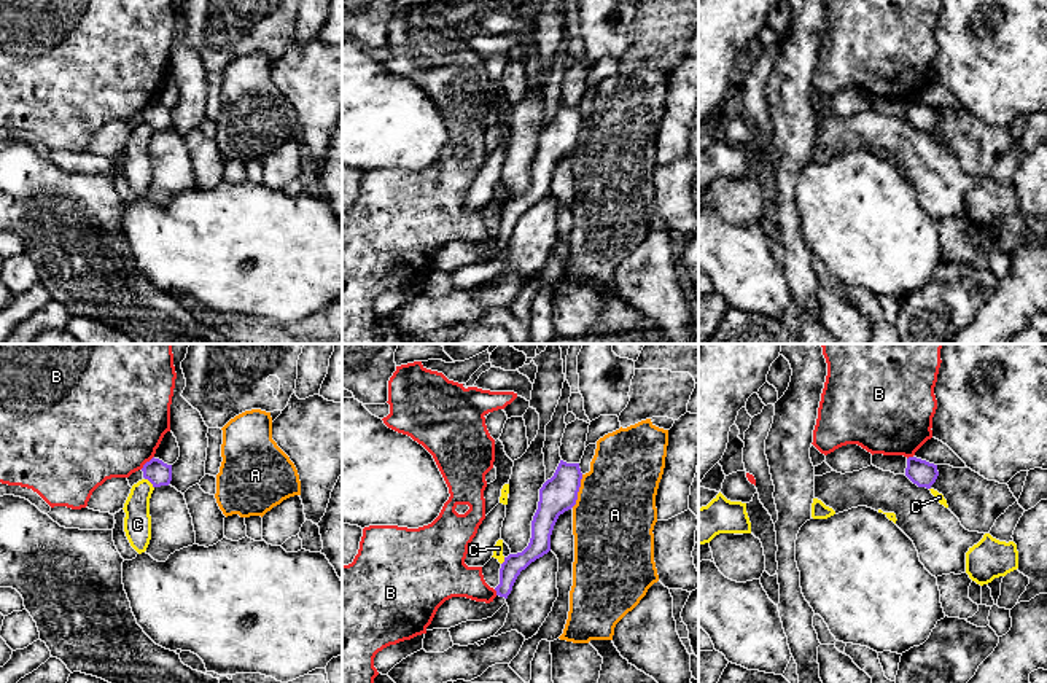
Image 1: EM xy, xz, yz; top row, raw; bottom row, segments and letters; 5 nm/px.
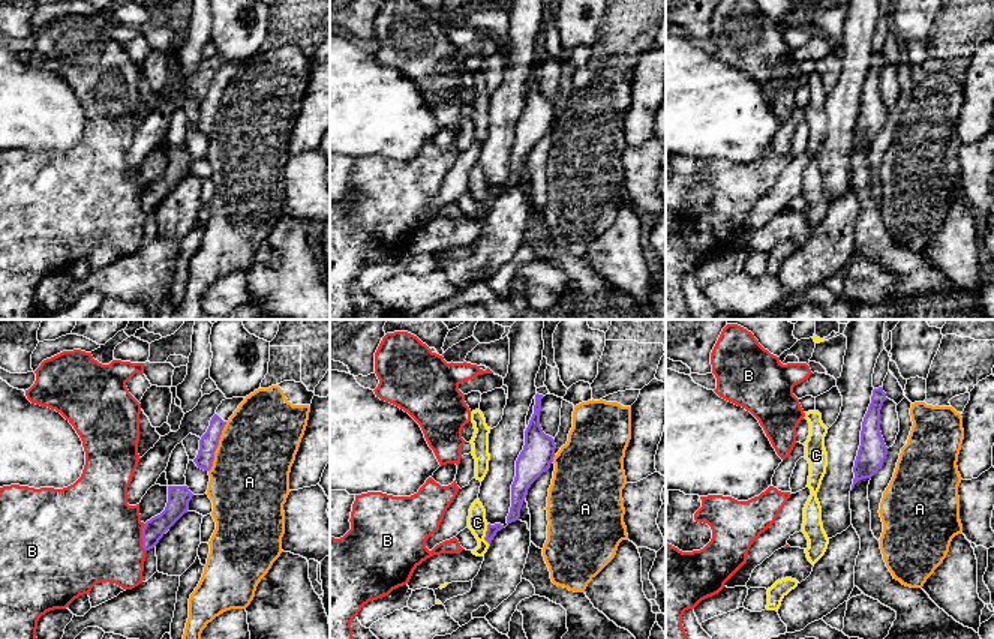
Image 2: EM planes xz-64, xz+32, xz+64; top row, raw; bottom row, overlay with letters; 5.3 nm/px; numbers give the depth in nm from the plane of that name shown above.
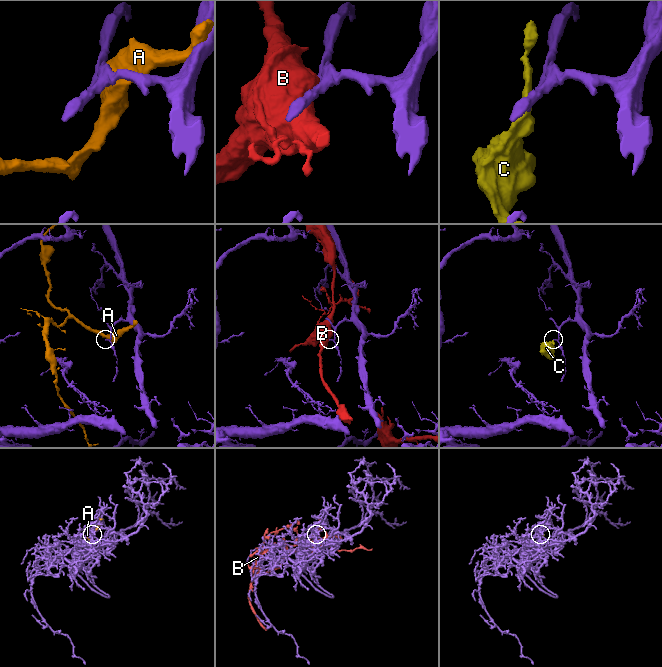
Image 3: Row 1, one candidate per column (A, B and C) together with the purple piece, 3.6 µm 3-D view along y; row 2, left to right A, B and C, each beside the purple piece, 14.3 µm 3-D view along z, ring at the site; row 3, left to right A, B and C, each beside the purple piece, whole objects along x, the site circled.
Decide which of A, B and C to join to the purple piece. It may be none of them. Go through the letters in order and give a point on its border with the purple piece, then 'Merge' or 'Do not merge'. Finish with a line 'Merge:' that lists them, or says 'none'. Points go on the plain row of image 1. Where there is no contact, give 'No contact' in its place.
A: Touches purple at xz (578, 134). Do not merge
B: Touches purple at xy (147, 105). Do not merge
C: Touches purple at xy (150, 124). Do not merge
Merge: none

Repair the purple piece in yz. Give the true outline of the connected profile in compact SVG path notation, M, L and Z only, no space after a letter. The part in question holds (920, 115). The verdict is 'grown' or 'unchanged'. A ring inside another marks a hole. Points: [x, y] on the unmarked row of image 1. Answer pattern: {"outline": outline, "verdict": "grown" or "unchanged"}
{"outline": "M909 100L905 119L918 131L931 132L931 129L936 126L939 119L939 115L937 108L934 107L929 107L917 100Z", "verdict": "unchanged"}

